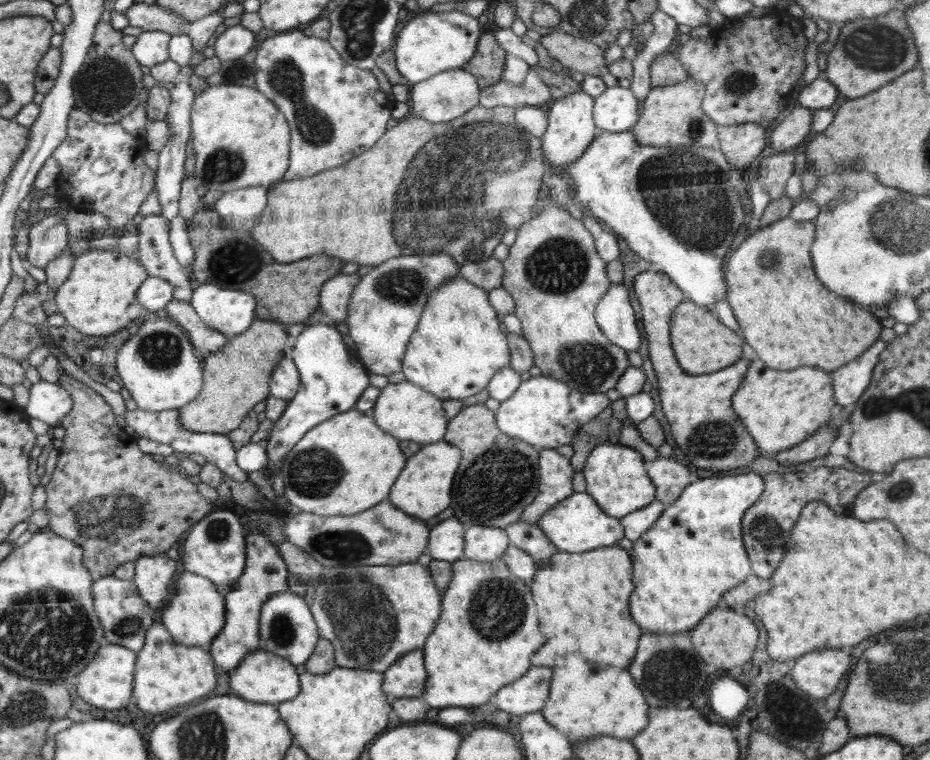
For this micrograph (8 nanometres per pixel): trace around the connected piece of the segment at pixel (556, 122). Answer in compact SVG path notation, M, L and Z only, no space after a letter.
M583 90L569 94L566 98L551 101L547 109L548 127L541 136L544 164L551 168L564 168L562 175L565 176L566 168L587 149L587 146L597 137L598 129L593 120L594 97L586 94Z

